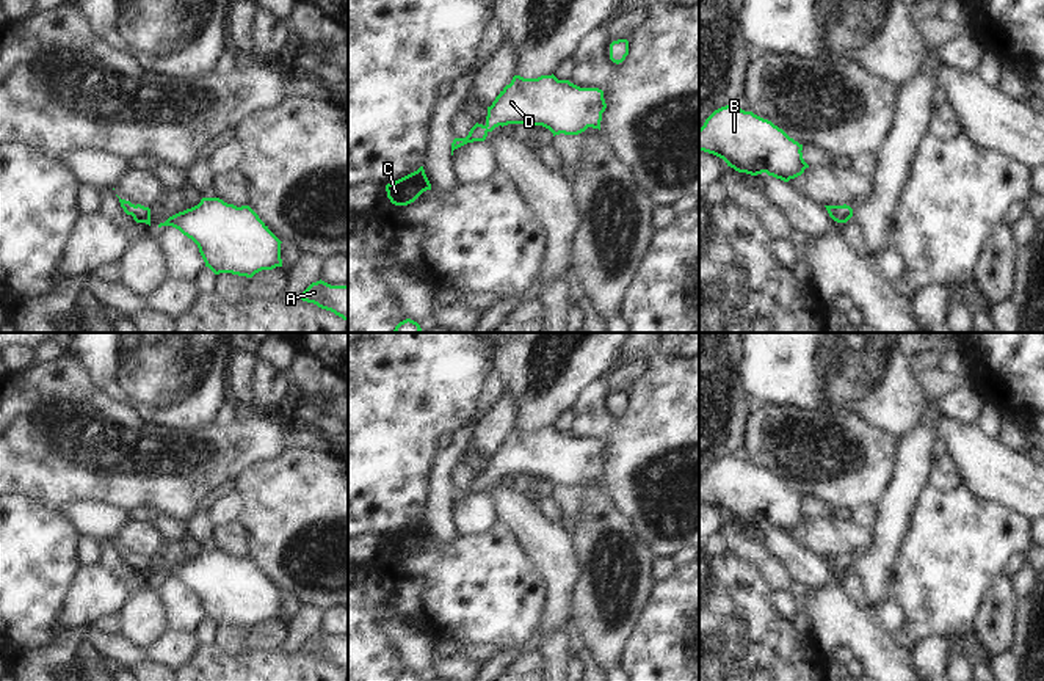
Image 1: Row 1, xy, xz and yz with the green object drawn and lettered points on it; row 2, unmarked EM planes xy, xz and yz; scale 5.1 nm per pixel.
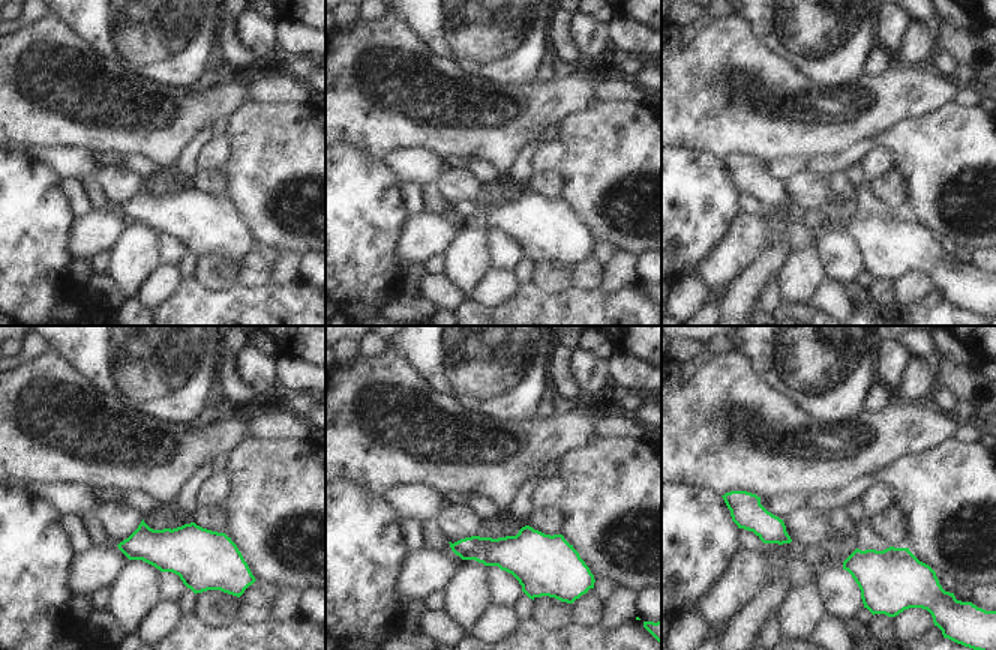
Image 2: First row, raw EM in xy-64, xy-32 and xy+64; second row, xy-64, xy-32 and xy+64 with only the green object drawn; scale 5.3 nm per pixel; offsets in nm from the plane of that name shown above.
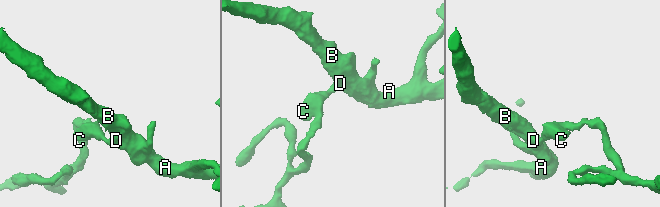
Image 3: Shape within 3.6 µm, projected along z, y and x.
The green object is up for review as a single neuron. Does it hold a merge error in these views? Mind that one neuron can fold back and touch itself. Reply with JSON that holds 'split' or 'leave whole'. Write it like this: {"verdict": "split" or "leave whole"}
{"verdict": "leave whole"}

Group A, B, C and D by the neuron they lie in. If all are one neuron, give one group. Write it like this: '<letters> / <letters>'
A B C D

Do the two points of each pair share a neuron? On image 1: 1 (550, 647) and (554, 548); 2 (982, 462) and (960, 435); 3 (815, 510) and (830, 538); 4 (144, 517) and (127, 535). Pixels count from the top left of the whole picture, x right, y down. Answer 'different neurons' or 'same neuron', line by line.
1: different neurons
2: same neuron
3: different neurons
4: different neurons

